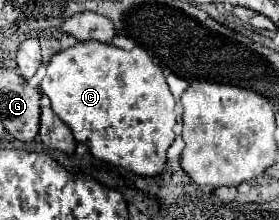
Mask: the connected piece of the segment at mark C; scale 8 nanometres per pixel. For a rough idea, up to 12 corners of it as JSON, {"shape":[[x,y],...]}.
{"shape":[[145,49],[53,55],[51,107],[95,159],[163,171],[175,99]]}

